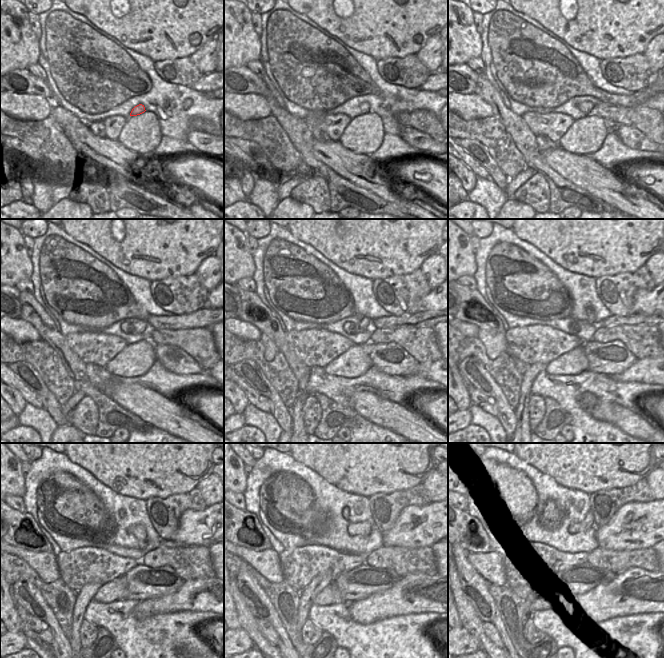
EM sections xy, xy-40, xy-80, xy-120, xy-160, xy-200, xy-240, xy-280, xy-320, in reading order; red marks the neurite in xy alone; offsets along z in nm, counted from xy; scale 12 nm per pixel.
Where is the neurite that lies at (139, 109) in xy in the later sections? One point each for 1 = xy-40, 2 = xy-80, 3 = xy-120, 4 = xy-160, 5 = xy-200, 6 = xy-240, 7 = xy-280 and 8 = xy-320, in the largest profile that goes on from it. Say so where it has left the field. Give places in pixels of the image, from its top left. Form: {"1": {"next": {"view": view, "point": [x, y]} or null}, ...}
{"1": {"next": {"view": "xy-40", "point": [364, 108]}}, "2": {"next": {"view": "xy-80", "point": [587, 107]}}, "3": {"next": {"view": "xy-120", "point": [130, 328]}}, "4": {"next": {"view": "xy-160", "point": [356, 328]}}, "5": {"next": {"view": "xy-200", "point": [589, 311]}}, "6": {"next": {"view": "xy-240", "point": [138, 531]}}, "7": {"next": {"view": "xy-280", "point": [363, 529]}}, "8": {"next": {"view": "xy-320", "point": [588, 522]}}}

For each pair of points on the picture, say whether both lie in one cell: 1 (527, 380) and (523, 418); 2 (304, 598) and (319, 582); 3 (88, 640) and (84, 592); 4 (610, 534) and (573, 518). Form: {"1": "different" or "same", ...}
{"1": "same", "2": "same", "3": "different", "4": "different"}

